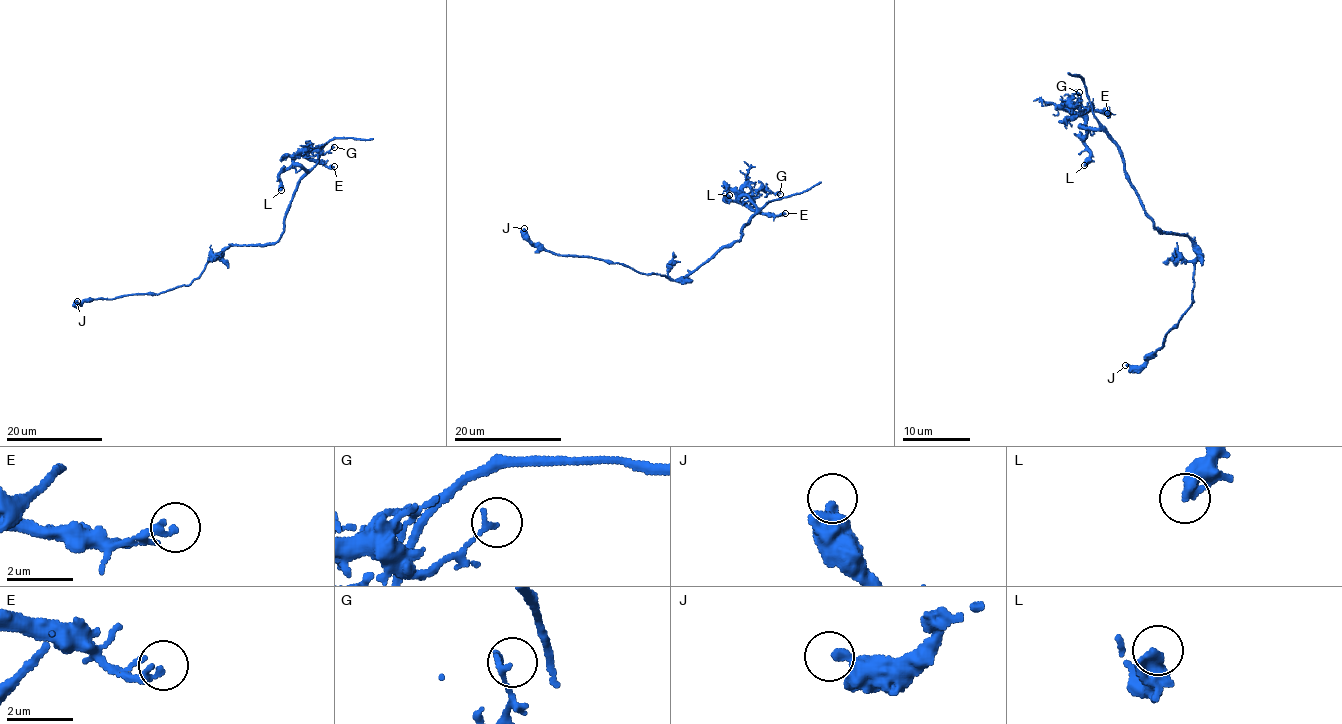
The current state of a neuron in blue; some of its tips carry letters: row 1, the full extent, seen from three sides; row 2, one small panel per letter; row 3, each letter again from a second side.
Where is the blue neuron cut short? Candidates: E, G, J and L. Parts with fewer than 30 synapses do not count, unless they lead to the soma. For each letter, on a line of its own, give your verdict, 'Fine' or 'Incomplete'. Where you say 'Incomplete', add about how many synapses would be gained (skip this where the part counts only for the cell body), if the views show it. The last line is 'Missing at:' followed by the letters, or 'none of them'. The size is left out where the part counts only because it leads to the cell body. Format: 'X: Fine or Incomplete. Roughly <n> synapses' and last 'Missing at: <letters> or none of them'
E: Fine
G: Fine
J: Fine
L: Fine
Missing at: none of them

